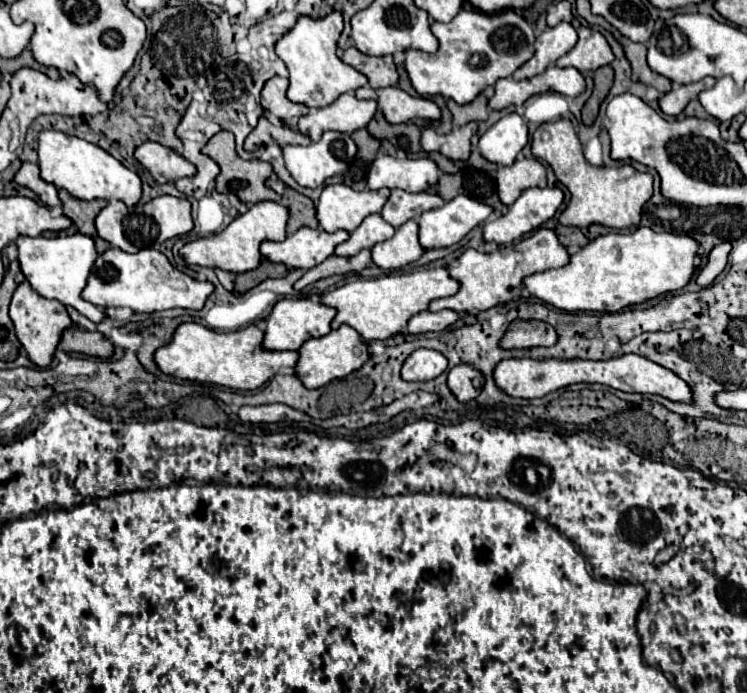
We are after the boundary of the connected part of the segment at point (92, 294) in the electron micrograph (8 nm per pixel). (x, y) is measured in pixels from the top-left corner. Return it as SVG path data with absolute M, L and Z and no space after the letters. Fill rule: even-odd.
M109 248L97 258L87 288L83 290L83 300L99 308L127 306L135 312L155 312L169 308L201 310L211 292L213 286L209 282L197 282L187 274L175 270L169 260L155 248L145 248L135 254L123 252L119 248Z

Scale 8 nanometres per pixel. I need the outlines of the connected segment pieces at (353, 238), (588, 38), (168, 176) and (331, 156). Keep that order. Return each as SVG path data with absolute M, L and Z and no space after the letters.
M371 214L363 220L363 224L357 226L355 232L351 232L349 240L339 244L335 248L337 256L355 256L363 248L373 248L379 242L389 240L395 234L395 228L387 224L381 214Z
M579 26L579 42L557 60L557 66L573 66L579 72L585 72L607 66L613 60L615 56L603 34L589 26Z
M145 142L135 150L135 158L151 172L151 176L159 182L175 182L185 176L193 176L197 170L195 166L185 160L175 150L161 146L157 142Z
M323 132L321 140L311 142L309 146L283 146L287 170L291 172L291 176L299 186L307 186L307 188L321 186L327 178L347 172L355 152L357 152L355 142L351 140L349 134L343 134L343 132Z

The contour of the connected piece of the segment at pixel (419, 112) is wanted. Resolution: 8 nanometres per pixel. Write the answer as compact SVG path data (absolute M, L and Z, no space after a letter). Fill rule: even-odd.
M399 86L379 88L377 104L379 104L383 116L391 124L409 122L413 118L423 118L423 120L439 120L441 118L441 110L433 100L421 98L421 96L409 96Z

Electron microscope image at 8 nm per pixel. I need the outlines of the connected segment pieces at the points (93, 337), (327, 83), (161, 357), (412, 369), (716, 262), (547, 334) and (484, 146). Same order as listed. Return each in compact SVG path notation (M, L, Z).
M71 326L63 332L61 342L59 342L59 350L107 358L113 354L113 344L101 332L87 332L83 328Z
M333 10L323 18L311 18L301 14L295 26L275 44L275 54L285 62L289 70L287 98L291 102L305 104L309 108L323 108L337 100L345 92L355 92L367 84L367 78L355 68L343 64L337 58L337 40L343 32L343 14Z
M195 322L179 324L171 340L157 348L153 358L163 374L175 376L179 380L197 380L227 386L233 390L257 390L283 366L295 366L297 352L267 352L261 348L263 330L255 324L235 332L215 332Z
M419 348L405 360L401 376L409 382L423 382L439 376L445 370L447 370L447 358L441 352Z
M721 242L719 246L715 246L709 256L707 256L707 264L701 268L701 272L697 274L697 284L699 286L709 286L721 272L723 268L727 266L727 254L731 250L731 244L729 242Z
M515 320L505 332L501 344L503 348L533 348L533 346L553 346L557 342L557 332L551 324L539 320Z
M511 112L481 136L479 150L489 162L497 166L511 166L527 140L527 122L517 112Z

